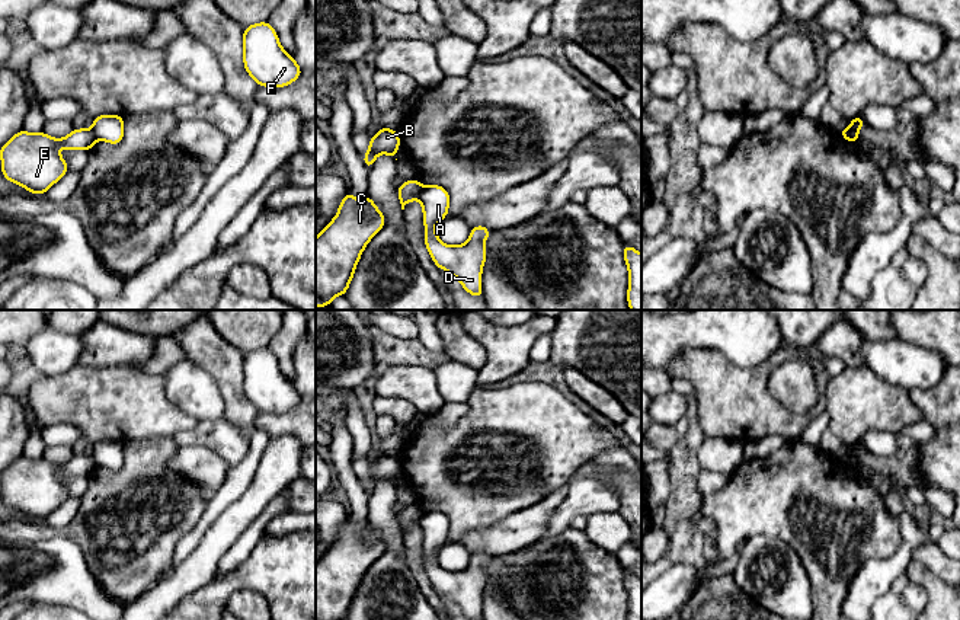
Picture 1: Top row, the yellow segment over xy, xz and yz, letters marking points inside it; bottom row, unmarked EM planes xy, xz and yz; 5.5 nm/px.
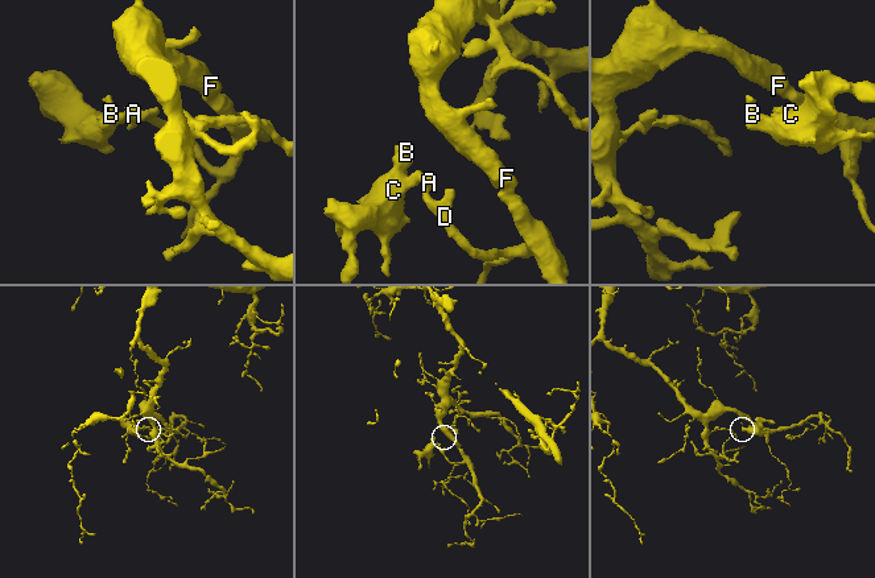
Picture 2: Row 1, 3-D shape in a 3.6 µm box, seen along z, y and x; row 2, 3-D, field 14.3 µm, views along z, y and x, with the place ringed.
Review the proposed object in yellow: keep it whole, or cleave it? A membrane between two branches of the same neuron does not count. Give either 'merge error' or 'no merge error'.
merge error

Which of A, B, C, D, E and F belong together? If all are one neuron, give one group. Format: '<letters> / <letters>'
A D F / B C E

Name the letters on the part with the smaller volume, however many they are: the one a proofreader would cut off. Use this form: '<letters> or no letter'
B, C, E

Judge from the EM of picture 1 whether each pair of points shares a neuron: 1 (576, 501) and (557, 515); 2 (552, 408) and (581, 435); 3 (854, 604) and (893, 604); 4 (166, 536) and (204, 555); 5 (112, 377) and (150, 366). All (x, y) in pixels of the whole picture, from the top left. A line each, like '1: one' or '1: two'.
1: one
2: one
3: two
4: two
5: two

